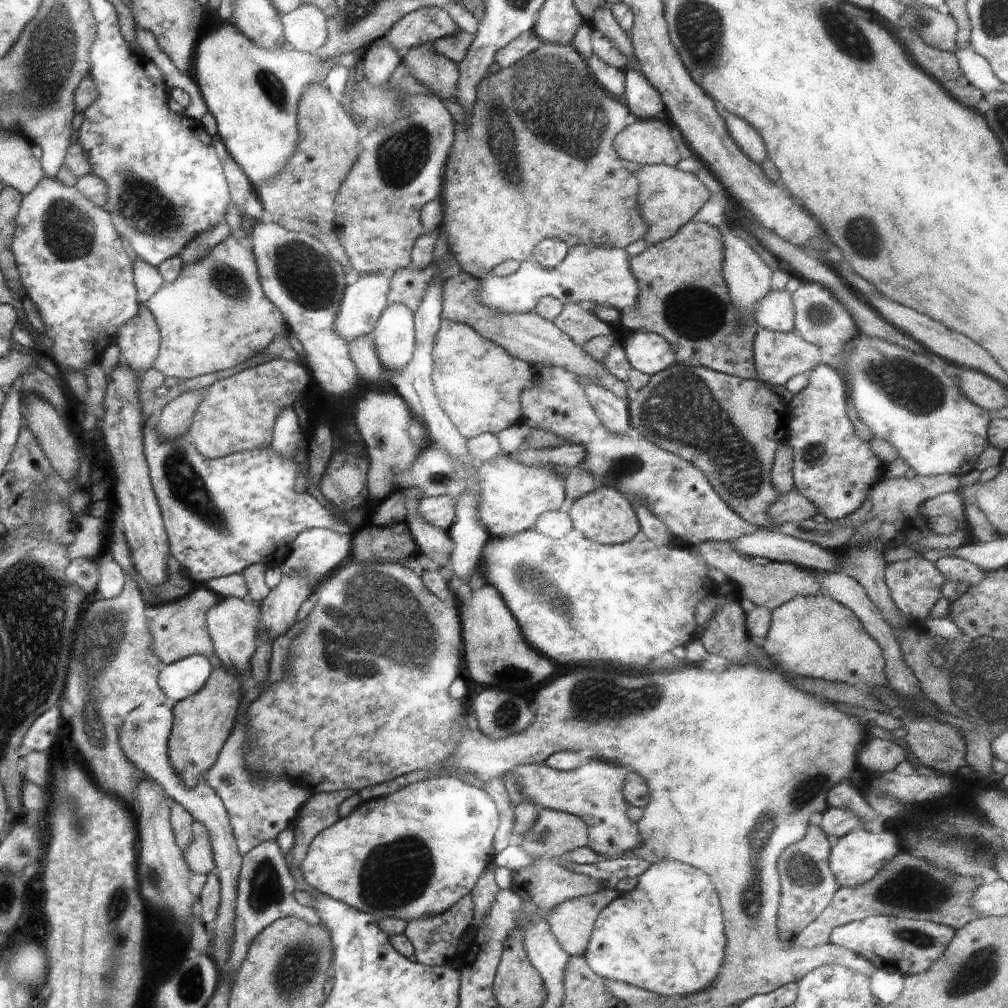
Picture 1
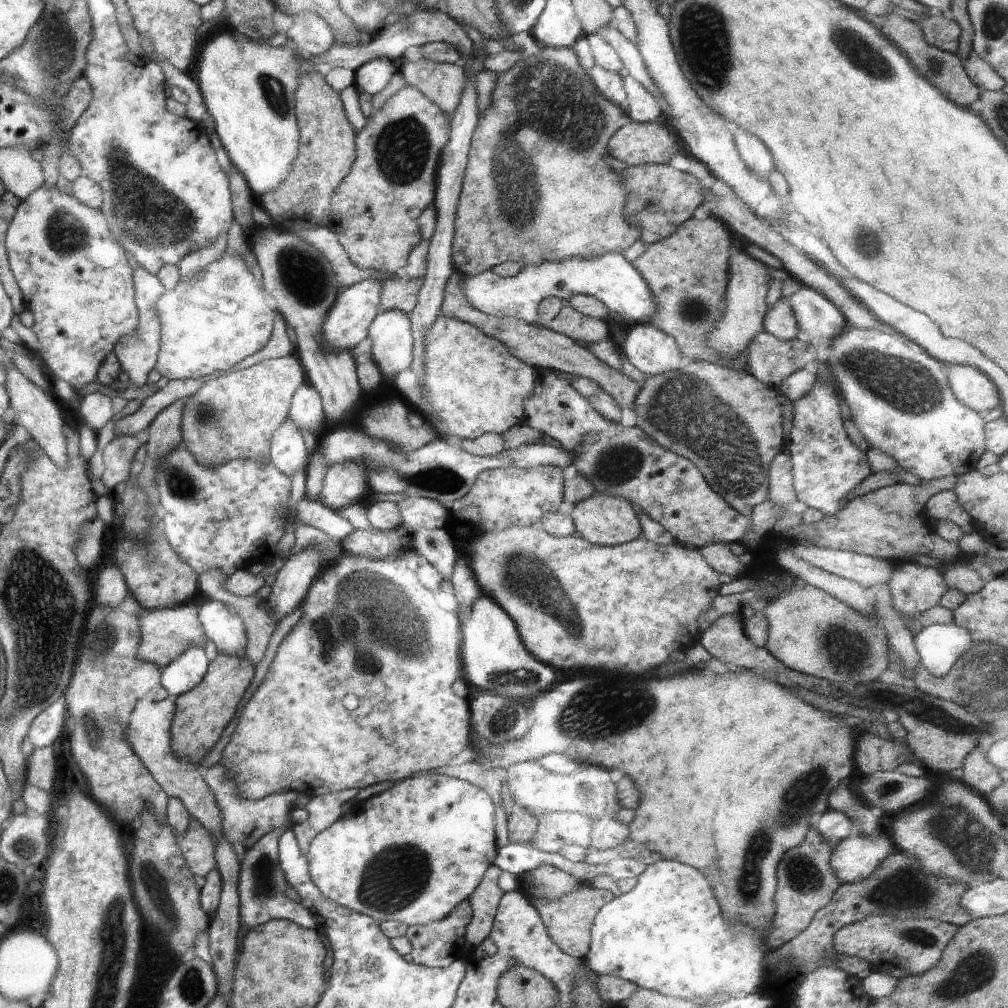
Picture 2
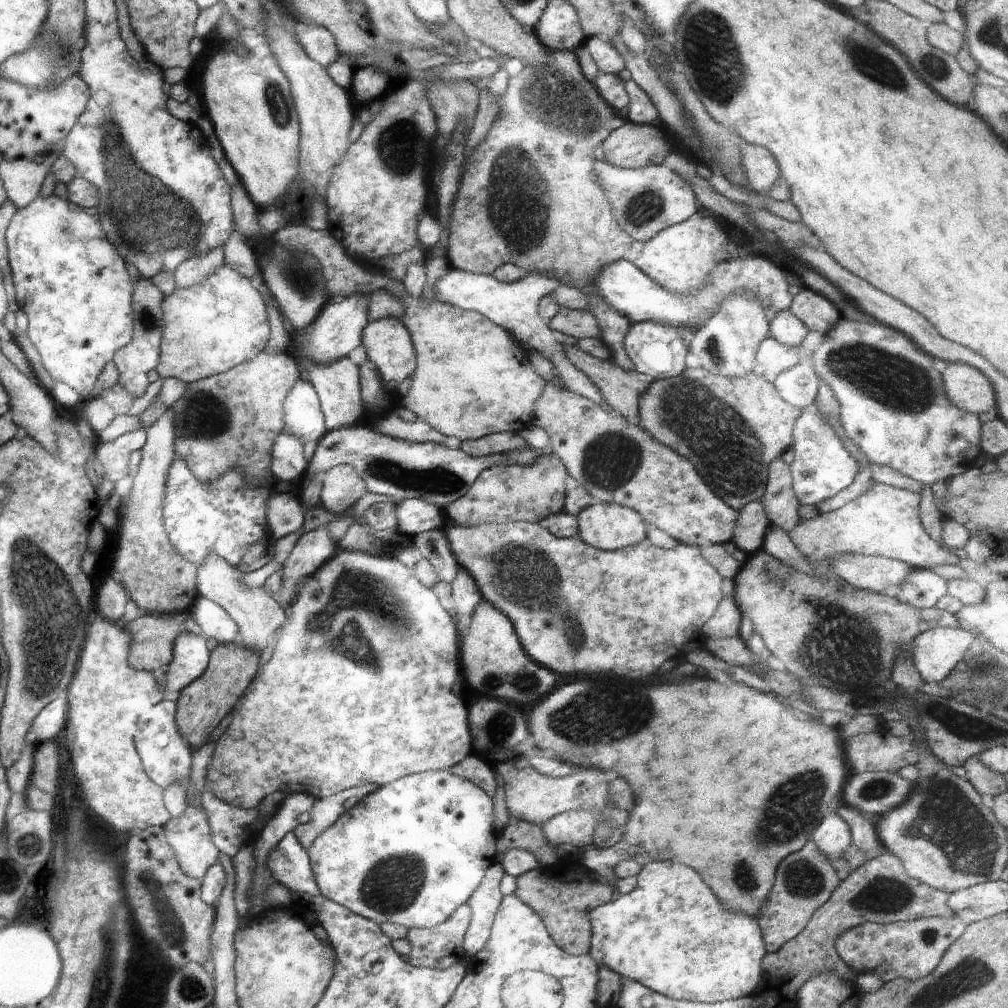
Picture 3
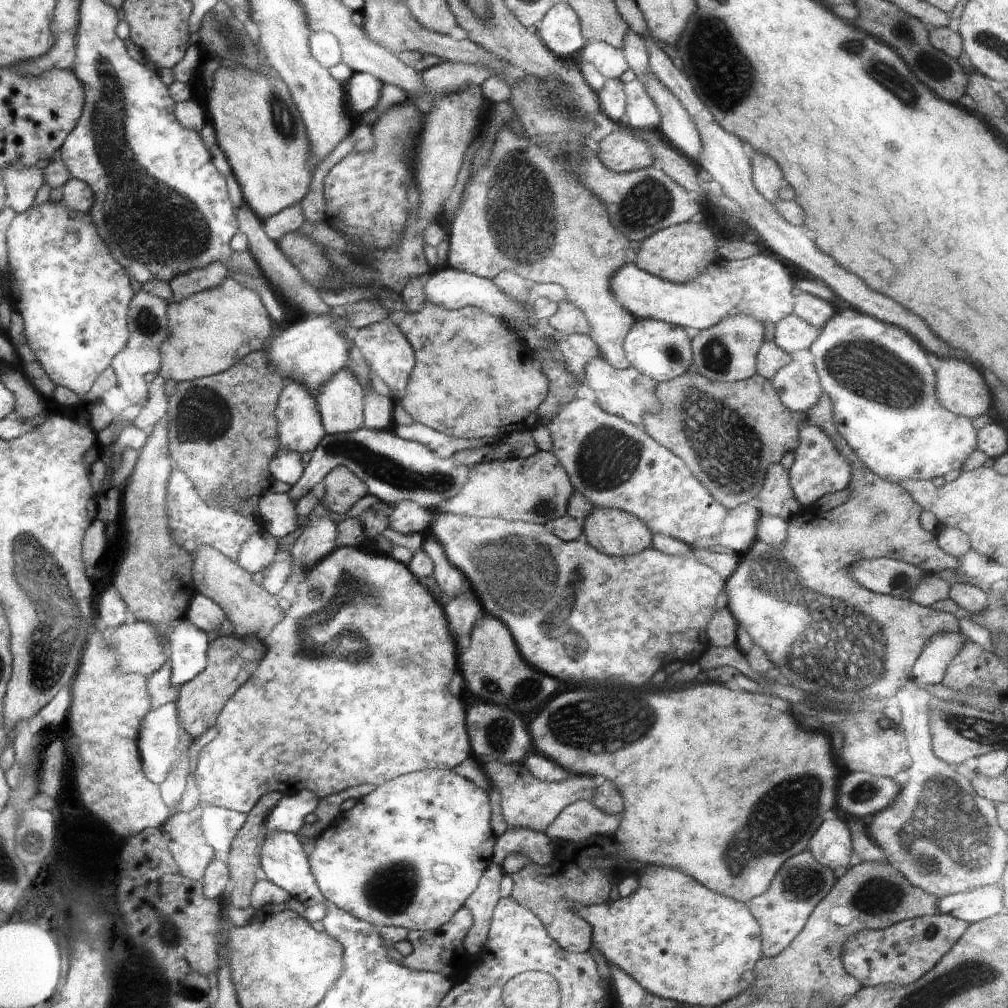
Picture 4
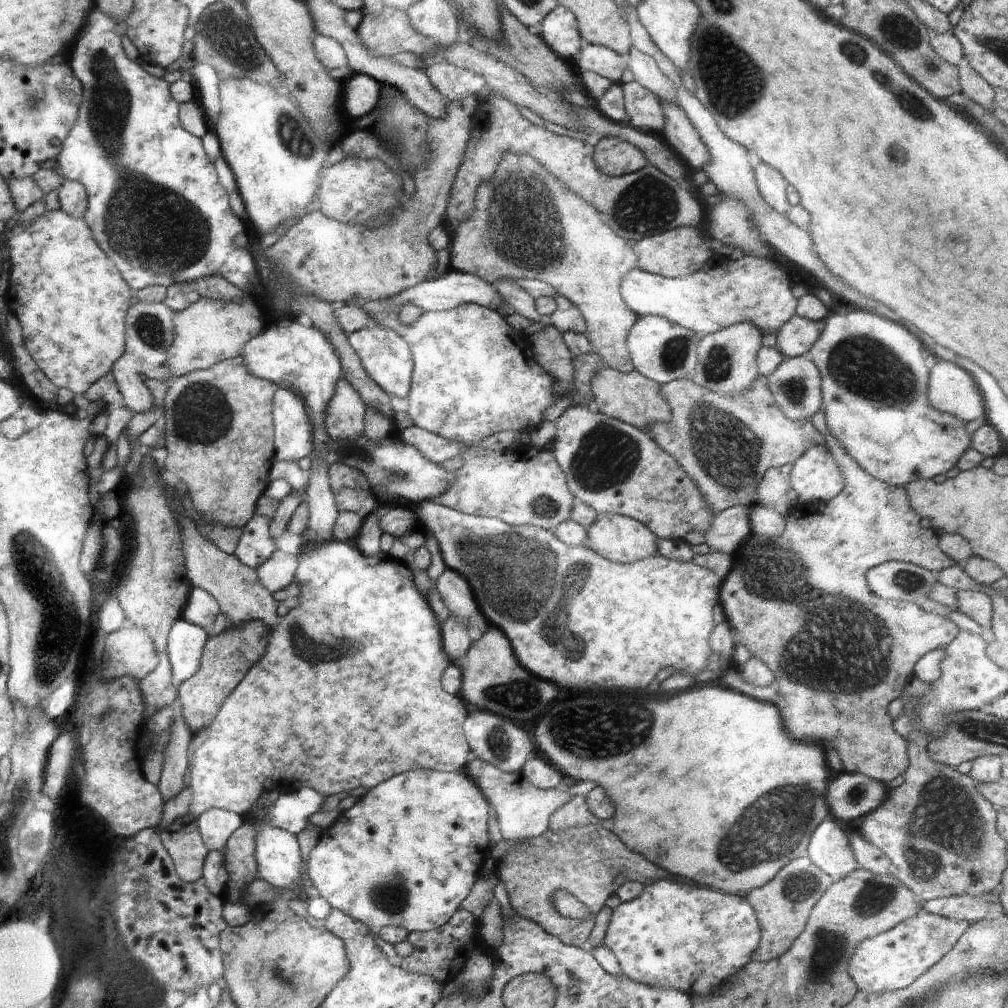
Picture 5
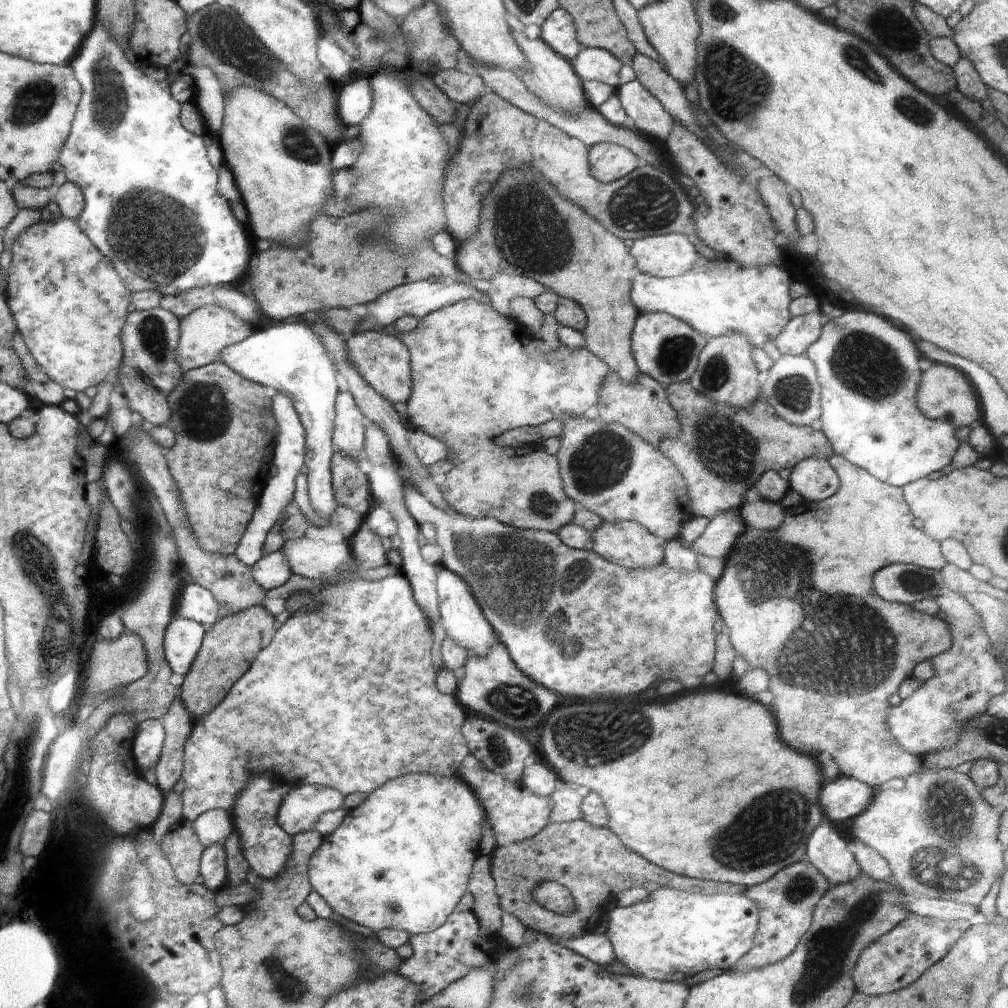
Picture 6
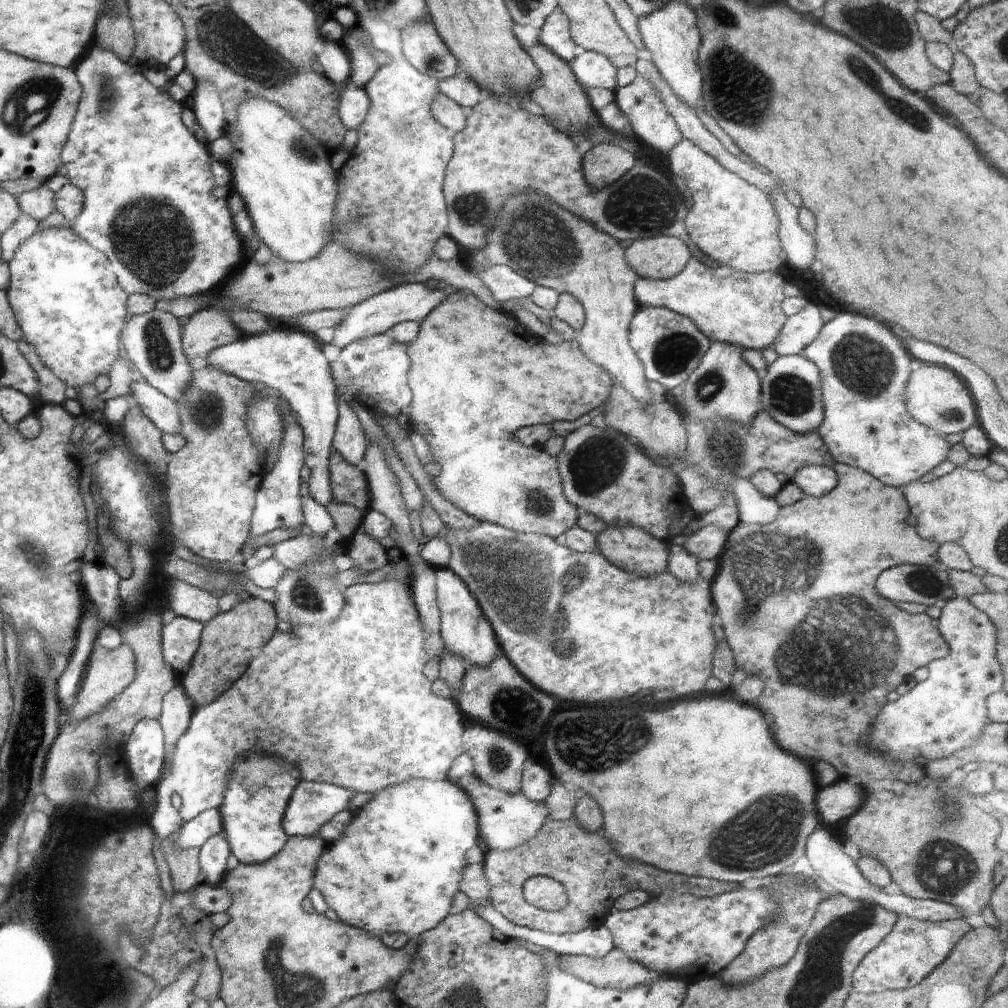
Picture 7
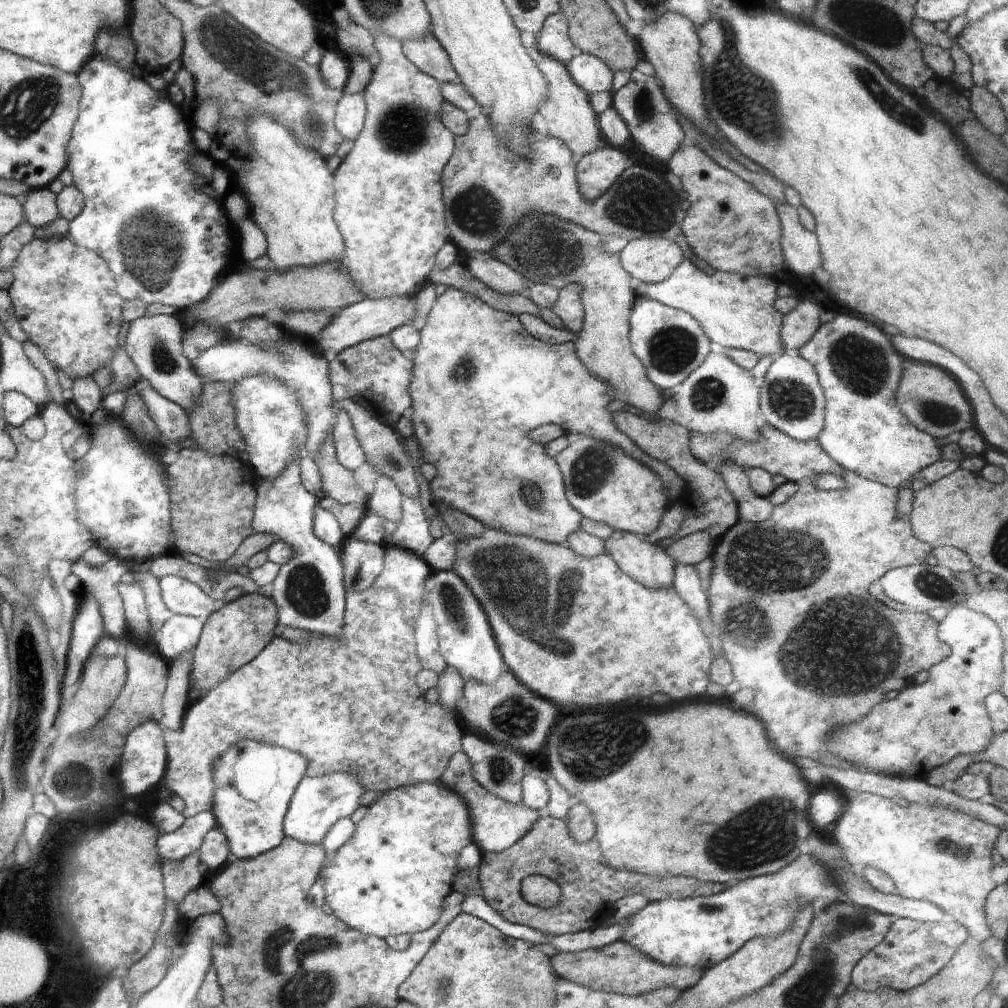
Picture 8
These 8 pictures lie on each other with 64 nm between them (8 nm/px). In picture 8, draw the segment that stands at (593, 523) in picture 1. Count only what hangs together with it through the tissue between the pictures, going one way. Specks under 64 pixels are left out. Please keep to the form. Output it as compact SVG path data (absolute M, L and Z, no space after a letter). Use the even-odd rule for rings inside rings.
M614 532L606 540L606 548L618 566L646 588L666 588L674 580L674 560L659 544L650 544L645 536Z

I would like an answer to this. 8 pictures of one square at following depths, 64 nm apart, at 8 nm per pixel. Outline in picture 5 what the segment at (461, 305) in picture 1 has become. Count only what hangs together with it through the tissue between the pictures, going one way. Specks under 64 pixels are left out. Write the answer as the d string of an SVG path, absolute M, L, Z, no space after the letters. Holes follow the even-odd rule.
M604 368L602 372L598 372L598 376L594 376L594 382L590 386L592 396L592 405L598 408L600 414L608 416L608 418L616 418L620 422L632 424L644 432L648 432L648 438L652 438L652 424L670 424L672 422L672 410L666 404L662 392L660 392L661 384L644 378L638 370L630 372L630 376L622 376L620 372L612 370L612 368Z

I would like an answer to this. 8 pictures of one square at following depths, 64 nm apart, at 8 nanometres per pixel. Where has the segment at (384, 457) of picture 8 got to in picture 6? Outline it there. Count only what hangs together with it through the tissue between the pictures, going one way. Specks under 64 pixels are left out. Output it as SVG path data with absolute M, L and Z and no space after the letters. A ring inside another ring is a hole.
M410 486L404 488L404 494L410 514L416 520L426 520L436 526L436 540L444 552L442 564L466 580L494 634L510 652L512 662L536 684L558 696L578 696L580 700L592 700L594 696L594 700L598 700L600 696L610 698L640 694L660 678L676 680L686 690L696 690L712 670L716 650L716 606L710 598L710 576L704 572L696 570L694 574L680 574L664 564L650 570L626 570L606 562L597 552L572 550L554 534L516 530L502 526L494 518L468 520L452 510L438 510ZM458 536L462 536L462 566L456 552ZM502 560L510 560L510 566ZM600 588L602 592L598 592ZM560 592L568 598L560 598ZM540 594L544 594L544 598ZM538 612L548 612L549 615L560 612L560 618L550 620L550 616L538 616Z

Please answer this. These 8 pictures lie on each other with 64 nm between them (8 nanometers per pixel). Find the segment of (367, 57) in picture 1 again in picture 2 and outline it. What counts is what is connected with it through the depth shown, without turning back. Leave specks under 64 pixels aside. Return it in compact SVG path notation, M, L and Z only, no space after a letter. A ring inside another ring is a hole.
M378 58L372 62L366 62L364 66L360 66L356 70L356 84L368 92L370 96L378 94L382 88L386 88L386 84L392 80L394 74L394 66L390 60L386 58Z

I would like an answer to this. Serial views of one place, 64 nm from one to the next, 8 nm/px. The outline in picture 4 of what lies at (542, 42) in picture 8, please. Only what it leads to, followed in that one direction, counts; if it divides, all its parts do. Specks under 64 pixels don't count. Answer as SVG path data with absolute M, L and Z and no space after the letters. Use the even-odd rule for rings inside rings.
M554 2L556 6L540 20L538 36L542 42L560 58L570 58L584 46L584 38L580 34L578 15L569 4Z

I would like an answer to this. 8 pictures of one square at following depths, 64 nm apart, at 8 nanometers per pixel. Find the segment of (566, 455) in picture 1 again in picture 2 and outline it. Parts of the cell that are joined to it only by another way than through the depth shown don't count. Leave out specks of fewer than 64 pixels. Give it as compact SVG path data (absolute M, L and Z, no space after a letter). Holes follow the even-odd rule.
M338 428L334 432L330 432L326 438L322 438L324 448L324 458L334 464L334 462L346 462L346 460L356 460L358 456L370 456L372 460L378 462L378 470L372 470L372 464L368 466L368 484L382 494L406 494L406 496L424 496L424 498L432 498L438 500L442 504L454 502L462 496L468 494L468 490L472 488L476 474L484 472L484 470L492 470L492 468L538 468L538 466L546 466L546 464L554 464L554 466L568 466L572 464L570 456L566 456L563 449L556 444L546 444L546 446L530 446L530 444L522 444L518 448L506 448L496 456L490 458L480 458L480 456L472 456L464 450L456 450L452 446L448 446L444 440L432 440L430 444L422 446L420 450L408 452L404 454L400 448L390 448L388 442L372 442L370 438L366 438L360 430L354 428Z

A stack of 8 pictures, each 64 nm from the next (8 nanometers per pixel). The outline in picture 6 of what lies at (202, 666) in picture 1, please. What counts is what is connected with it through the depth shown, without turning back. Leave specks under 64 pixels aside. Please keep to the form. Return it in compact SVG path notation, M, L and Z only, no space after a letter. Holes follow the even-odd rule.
M172 618L164 636L164 654L174 674L184 676L190 670L190 664L196 658L196 650L200 650L202 638L202 624L184 618Z

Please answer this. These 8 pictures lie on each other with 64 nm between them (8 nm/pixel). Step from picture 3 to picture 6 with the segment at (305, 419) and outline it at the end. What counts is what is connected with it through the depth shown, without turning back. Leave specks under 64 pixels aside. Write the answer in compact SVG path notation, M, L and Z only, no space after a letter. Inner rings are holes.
M282 392L276 393L271 398L271 408L274 410L274 424L276 424L276 430L278 430L278 438L276 438L276 448L274 448L274 458L272 462L276 472L270 474L264 488L260 491L259 497L257 498L256 508L254 514L250 518L248 526L236 550L234 555L236 559L248 565L253 566L262 558L267 555L264 552L264 542L266 536L276 524L280 524L281 520L288 518L288 506L292 506L294 502L294 492L296 492L296 474L300 472L302 468L302 462L306 456L306 430L302 426L300 416L298 416L298 410L294 408L294 402L292 398L284 396Z

